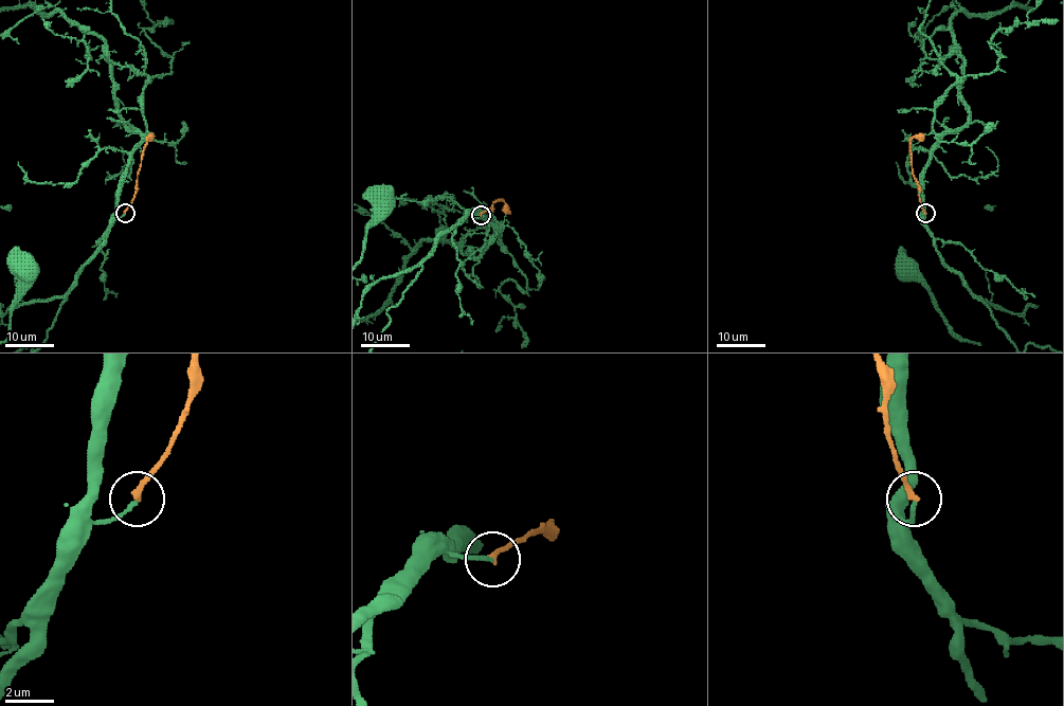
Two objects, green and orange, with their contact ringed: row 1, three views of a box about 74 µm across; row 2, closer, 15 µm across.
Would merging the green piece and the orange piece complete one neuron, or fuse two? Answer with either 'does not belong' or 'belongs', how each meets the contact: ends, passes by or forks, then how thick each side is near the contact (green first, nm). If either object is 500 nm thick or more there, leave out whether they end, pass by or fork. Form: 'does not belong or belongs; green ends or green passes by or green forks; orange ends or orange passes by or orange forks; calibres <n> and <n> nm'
does not belong; green ends; orange ends; calibres 140 and 240 nm

